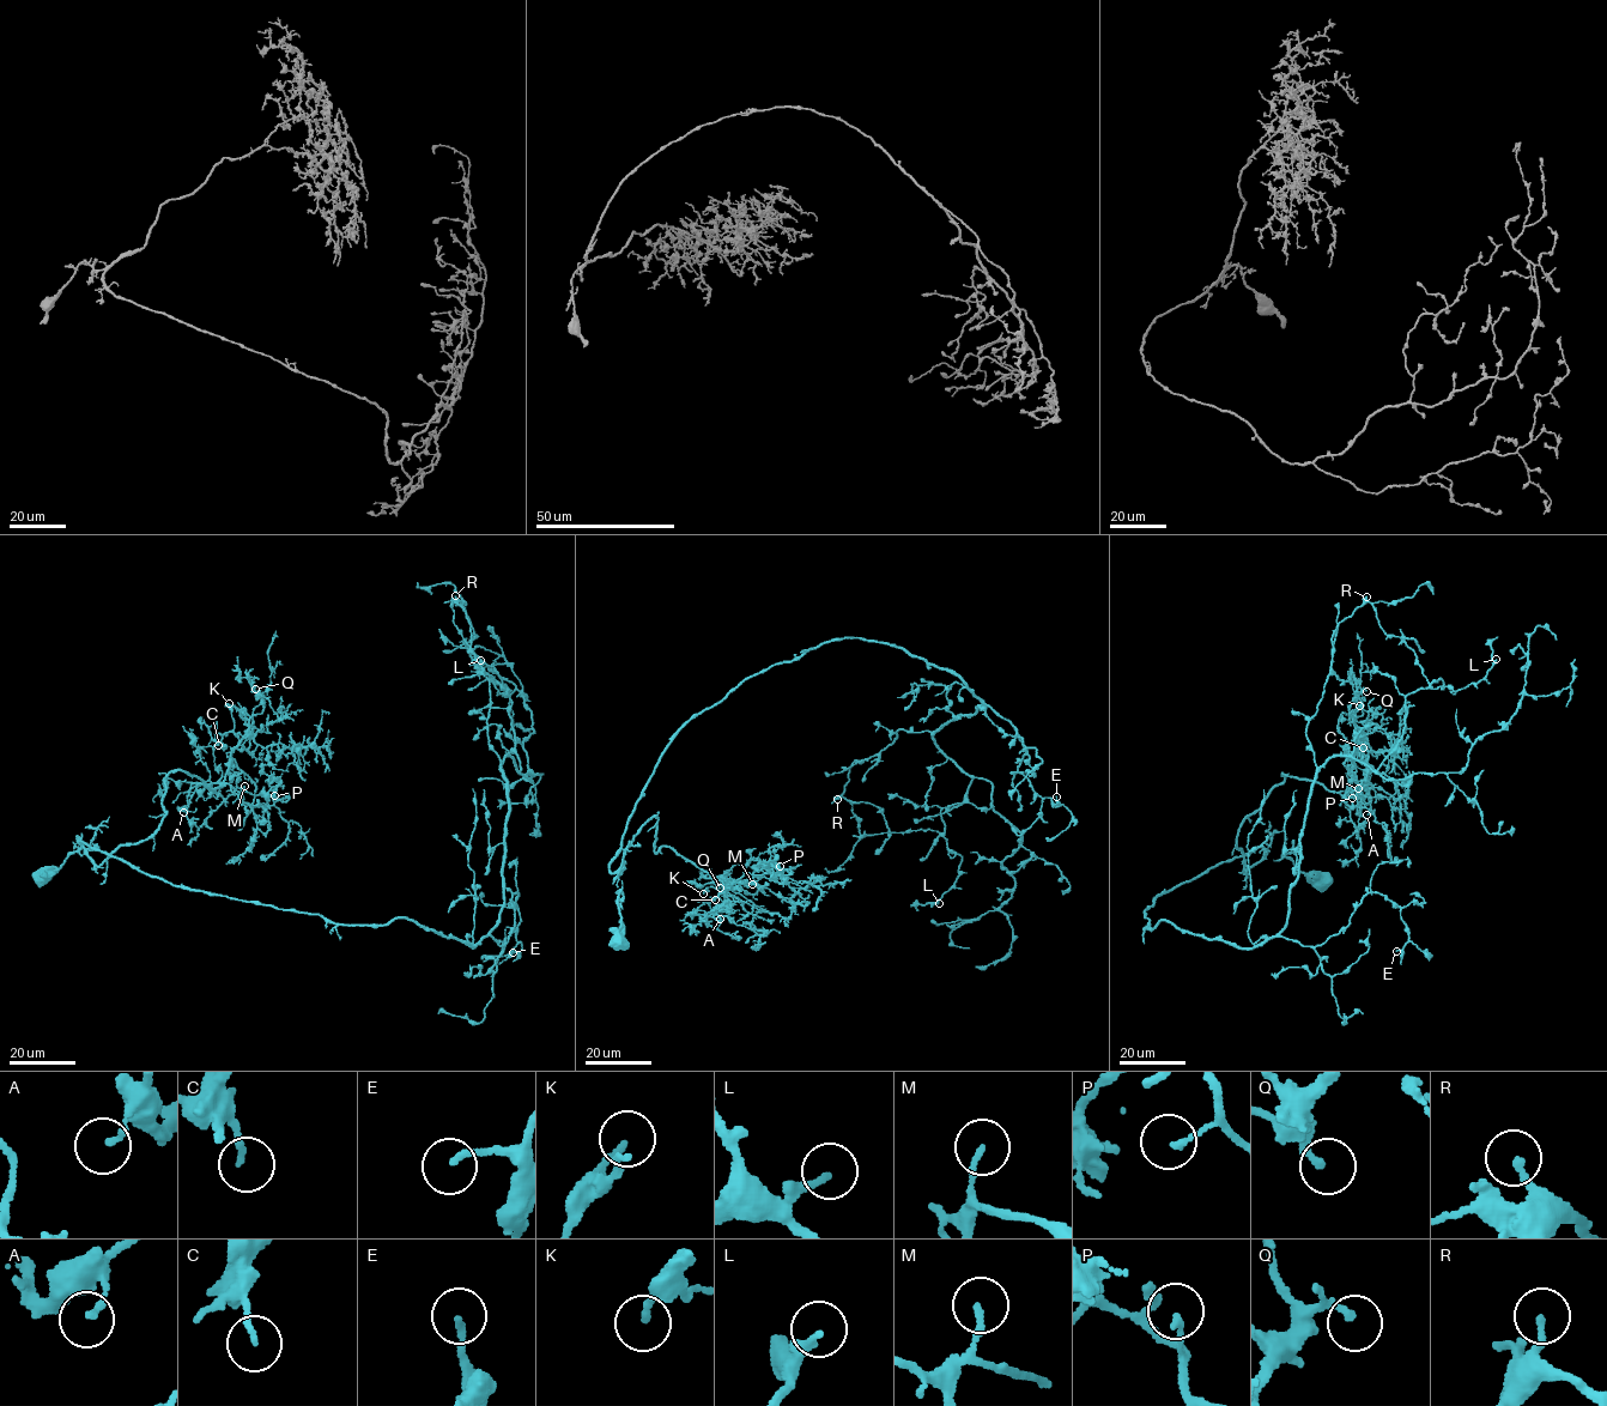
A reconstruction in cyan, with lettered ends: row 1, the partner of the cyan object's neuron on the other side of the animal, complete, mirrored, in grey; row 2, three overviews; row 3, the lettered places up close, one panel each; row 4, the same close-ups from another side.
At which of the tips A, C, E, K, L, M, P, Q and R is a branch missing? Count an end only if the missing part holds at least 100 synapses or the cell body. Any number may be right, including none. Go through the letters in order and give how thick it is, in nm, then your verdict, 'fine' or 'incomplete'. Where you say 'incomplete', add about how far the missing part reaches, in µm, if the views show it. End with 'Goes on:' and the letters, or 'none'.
A: 170 nm thick; fine
C: 160 nm thick; fine
E: 160 nm thick; fine
K: 180 nm thick; fine
L: 200 nm thick; fine
M: 160 nm thick; fine
P: 140 nm thick; fine
Q: 160 nm thick; incomplete; about 35 µm are missing
R: 170 nm thick; fine
Goes on: Q

